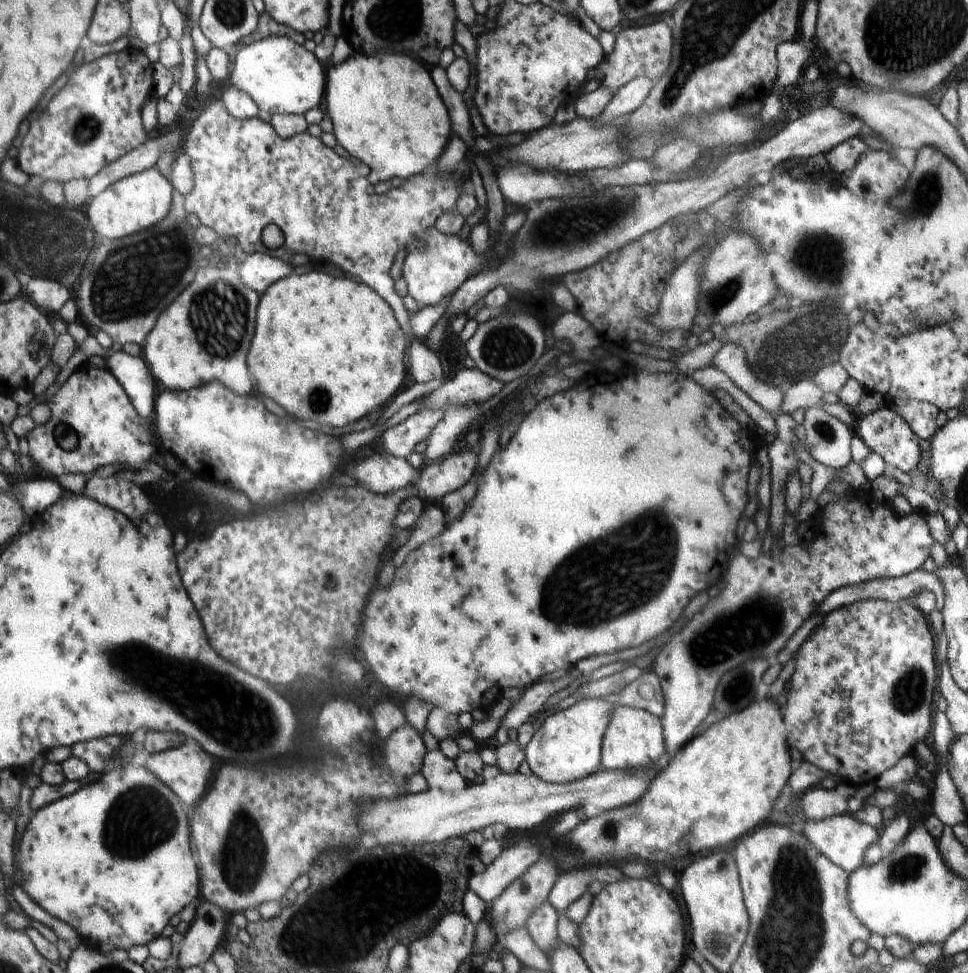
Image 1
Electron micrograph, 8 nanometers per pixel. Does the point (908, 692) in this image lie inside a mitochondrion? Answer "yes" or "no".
yes

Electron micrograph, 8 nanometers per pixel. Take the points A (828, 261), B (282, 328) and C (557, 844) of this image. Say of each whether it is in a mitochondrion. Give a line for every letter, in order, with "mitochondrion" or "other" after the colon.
A: mitochondrion
B: other
C: other

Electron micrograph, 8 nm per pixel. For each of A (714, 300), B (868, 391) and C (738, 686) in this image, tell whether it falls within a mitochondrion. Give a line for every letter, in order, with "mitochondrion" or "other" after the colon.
A: mitochondrion
B: other
C: mitochondrion

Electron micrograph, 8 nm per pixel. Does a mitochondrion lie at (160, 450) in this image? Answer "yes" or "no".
no

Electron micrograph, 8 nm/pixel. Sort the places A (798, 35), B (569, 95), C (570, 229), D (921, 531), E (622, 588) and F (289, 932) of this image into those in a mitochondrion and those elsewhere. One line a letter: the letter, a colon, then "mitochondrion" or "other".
A: other
B: other
C: mitochondrion
D: other
E: mitochondrion
F: mitochondrion

